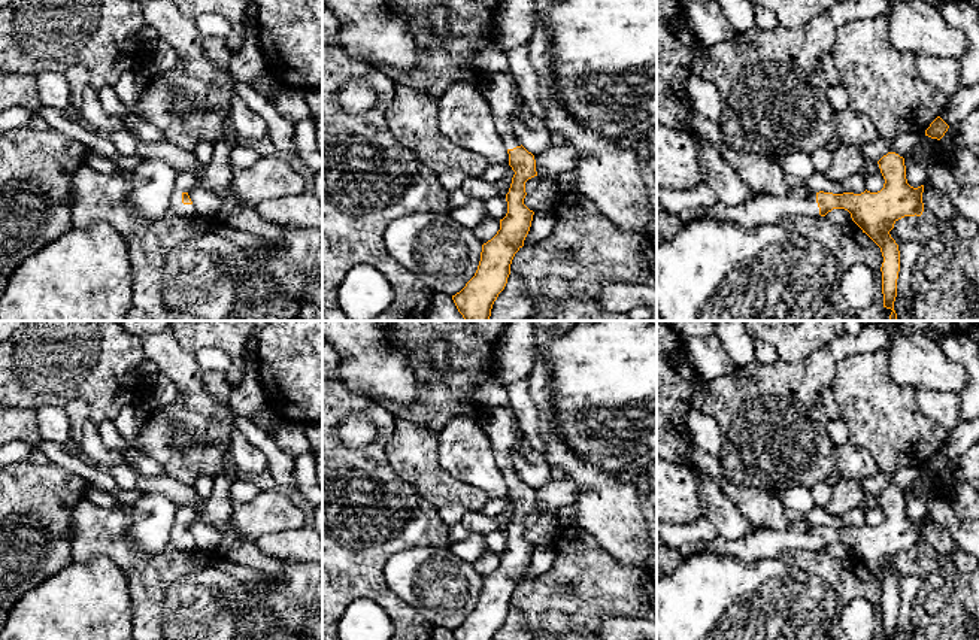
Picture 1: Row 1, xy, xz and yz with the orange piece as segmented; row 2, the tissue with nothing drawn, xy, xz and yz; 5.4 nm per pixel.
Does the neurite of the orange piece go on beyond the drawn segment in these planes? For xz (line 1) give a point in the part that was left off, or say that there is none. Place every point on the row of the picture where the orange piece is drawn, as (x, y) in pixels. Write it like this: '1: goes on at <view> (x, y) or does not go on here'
1: goes on at xz (500, 90)

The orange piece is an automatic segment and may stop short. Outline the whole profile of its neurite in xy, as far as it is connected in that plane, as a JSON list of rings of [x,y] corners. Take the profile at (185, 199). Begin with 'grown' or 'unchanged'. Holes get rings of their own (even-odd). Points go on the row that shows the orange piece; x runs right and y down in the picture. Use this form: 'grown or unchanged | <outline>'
grown | [[[175,191],[170,197],[170,209],[184,218],[193,218],[197,215],[188,192]]]

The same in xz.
grown | [[[507,69],[485,73],[479,87],[491,107],[495,130],[504,142],[515,175],[506,194],[507,213],[500,219],[500,230],[482,245],[475,276],[452,295],[464,321],[490,321],[492,304],[507,283],[512,260],[524,246],[531,227],[534,212],[524,204],[525,182],[537,176],[534,155],[518,139],[528,131],[528,125],[521,116],[521,109],[527,104],[513,75]]]

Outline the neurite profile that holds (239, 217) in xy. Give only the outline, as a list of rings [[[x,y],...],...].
[[[221,200],[218,221],[269,242],[279,243],[282,239],[282,228],[278,224],[267,222],[254,209],[240,206],[233,200]]]

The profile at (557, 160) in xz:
[[[551,146],[542,154],[534,155],[537,176],[558,178],[573,172],[578,163],[578,151],[570,146]]]

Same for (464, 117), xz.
[[[451,84],[437,106],[439,128],[454,145],[482,155],[490,166],[509,164],[507,149],[479,85]]]

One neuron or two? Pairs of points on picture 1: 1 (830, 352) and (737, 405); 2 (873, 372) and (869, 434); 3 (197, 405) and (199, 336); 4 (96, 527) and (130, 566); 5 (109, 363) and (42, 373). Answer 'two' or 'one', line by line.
1: one
2: one
3: two
4: one
5: one

